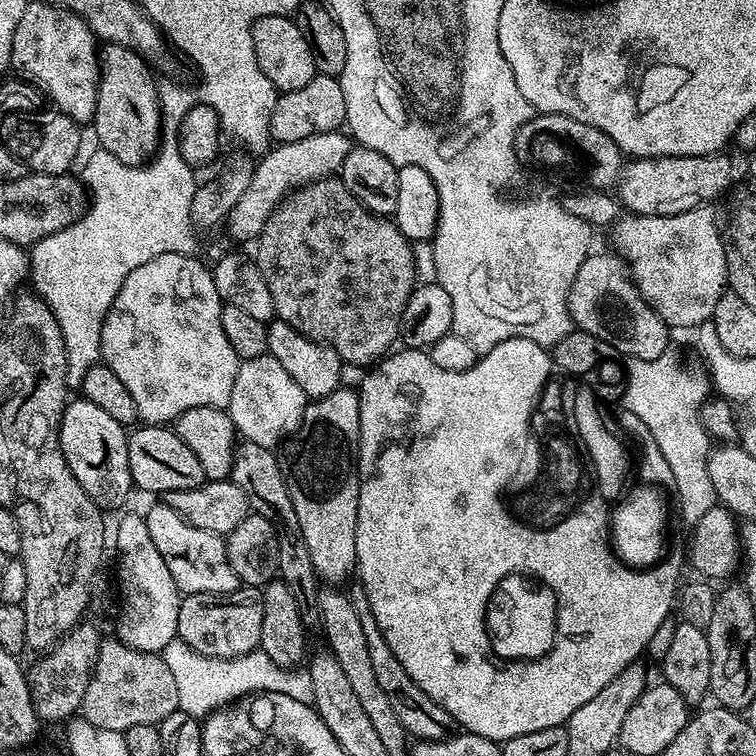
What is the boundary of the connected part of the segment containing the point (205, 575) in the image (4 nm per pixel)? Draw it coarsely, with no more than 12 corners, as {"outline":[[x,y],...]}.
{"outline":[[156,502],[143,517],[181,594],[230,594],[225,537]]}

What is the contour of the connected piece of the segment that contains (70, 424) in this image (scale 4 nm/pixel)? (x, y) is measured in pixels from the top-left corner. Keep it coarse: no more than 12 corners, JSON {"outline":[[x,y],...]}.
{"outline":[[94,402],[64,407],[70,474],[102,510],[134,492],[125,425]]}

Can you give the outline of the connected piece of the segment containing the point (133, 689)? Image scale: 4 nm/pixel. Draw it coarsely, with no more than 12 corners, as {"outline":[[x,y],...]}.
{"outline":[[101,643],[79,709],[99,729],[179,708],[163,655]]}

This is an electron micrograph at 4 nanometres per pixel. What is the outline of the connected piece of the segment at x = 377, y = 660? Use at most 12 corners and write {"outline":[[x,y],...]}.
{"outline":[[362,585],[346,595],[358,610],[376,680],[409,737],[457,735],[452,715],[418,690],[374,622]]}

